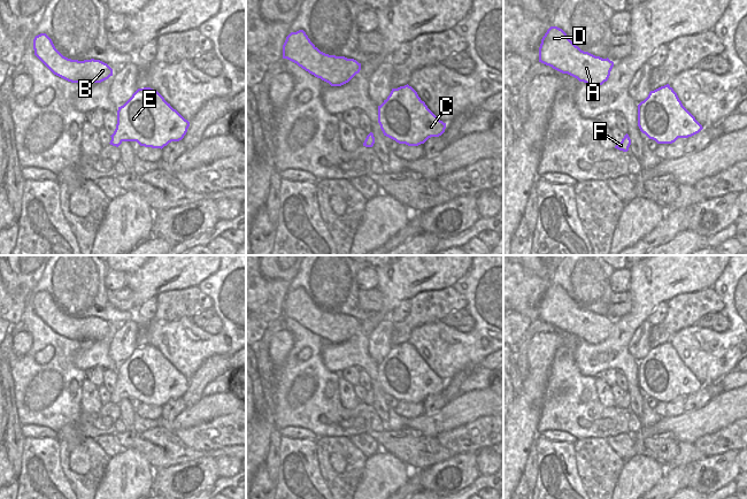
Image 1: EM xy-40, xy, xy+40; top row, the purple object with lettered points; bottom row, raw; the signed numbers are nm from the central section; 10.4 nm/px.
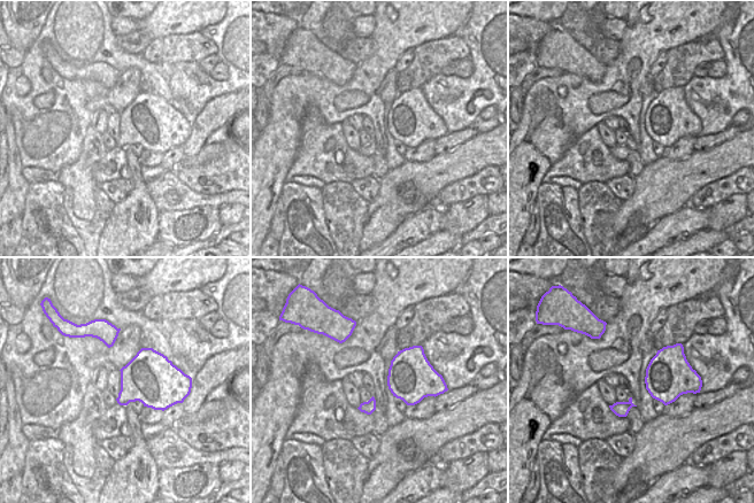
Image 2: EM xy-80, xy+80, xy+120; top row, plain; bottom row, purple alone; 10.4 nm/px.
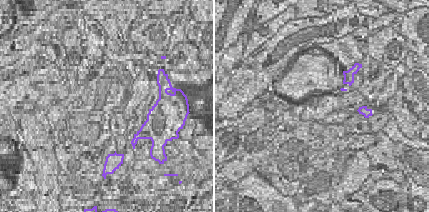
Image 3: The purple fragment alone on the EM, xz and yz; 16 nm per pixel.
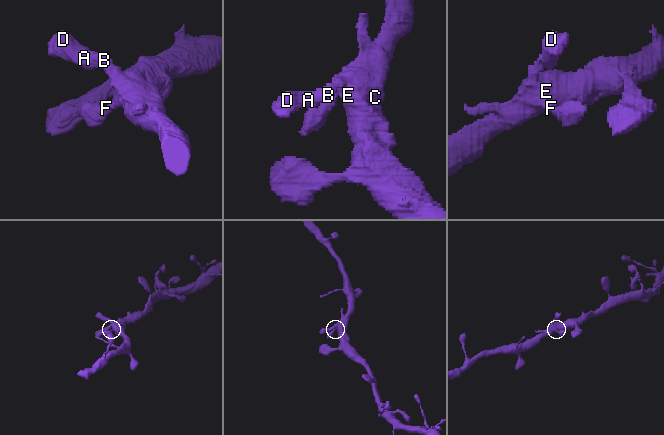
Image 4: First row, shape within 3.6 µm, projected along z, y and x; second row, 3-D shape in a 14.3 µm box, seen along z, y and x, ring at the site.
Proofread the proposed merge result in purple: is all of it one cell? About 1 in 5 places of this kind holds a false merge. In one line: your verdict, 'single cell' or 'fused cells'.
single cell

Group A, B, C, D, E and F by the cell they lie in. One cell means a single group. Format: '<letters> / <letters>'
A B C D E F

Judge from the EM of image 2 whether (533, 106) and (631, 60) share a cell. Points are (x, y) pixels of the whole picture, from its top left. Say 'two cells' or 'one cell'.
one cell

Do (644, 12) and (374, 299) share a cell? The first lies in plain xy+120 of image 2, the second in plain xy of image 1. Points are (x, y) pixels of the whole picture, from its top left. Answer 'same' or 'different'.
different

